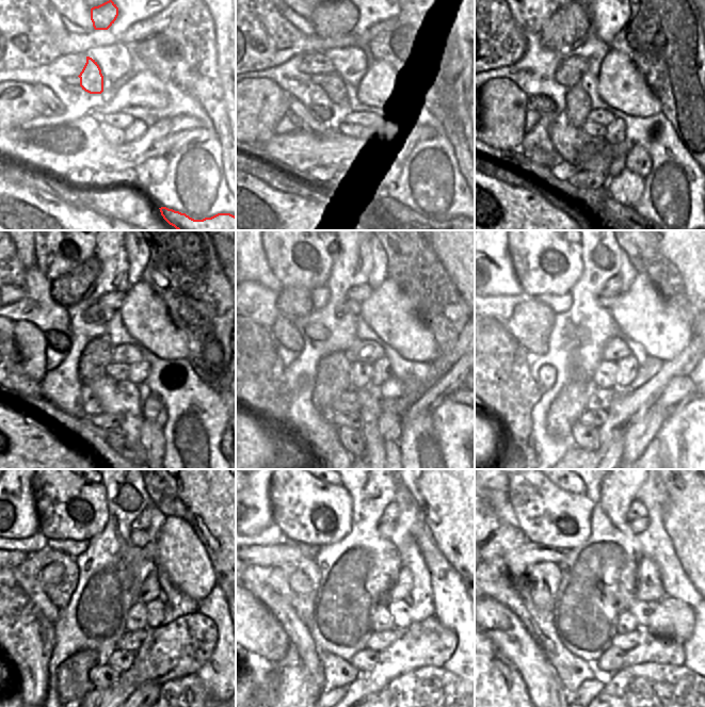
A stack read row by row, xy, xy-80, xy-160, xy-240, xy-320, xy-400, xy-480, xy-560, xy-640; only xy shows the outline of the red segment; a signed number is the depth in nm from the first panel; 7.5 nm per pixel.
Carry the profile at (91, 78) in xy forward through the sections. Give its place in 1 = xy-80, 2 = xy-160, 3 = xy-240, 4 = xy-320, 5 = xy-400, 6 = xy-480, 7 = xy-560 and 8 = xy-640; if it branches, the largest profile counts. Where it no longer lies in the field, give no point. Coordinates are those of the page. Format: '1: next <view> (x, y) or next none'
1: next xy-80 (334, 86)
2: next xy-160 (578, 106)
3: next xy-240 (97, 355)
4: next xy-320 (333, 379)
5: next xy-400 (562, 422)
6: next xy-480 (86, 670)
7: next xy-560 (294, 686)
8: next xy-640 (530, 595)

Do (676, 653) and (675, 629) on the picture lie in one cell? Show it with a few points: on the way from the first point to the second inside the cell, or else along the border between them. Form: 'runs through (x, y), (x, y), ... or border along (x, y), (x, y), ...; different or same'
border along (651, 635), (665, 637), (683, 644); different

